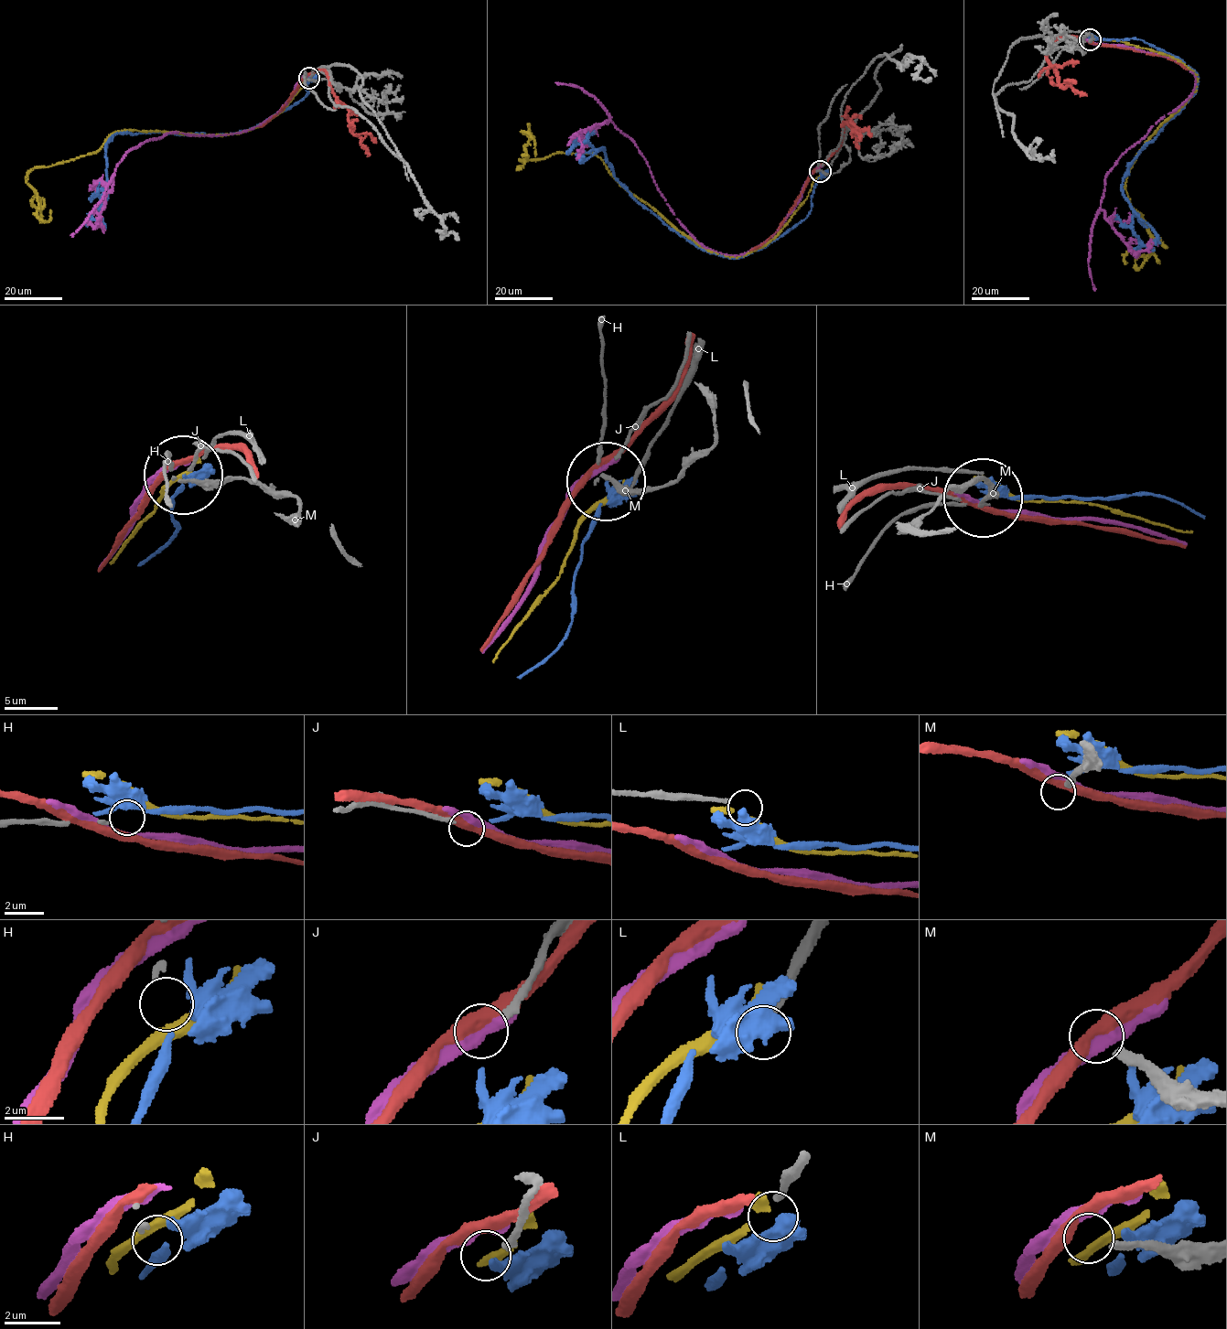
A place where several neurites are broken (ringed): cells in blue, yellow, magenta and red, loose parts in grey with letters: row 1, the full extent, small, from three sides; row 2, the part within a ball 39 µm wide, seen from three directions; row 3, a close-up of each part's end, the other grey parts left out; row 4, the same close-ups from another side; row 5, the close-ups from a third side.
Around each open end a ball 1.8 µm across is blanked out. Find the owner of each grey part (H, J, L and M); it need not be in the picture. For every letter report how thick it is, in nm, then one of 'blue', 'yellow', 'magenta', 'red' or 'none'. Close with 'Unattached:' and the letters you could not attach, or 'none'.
H: calibre 190 nm; none
J: calibre 240 nm; none
L: calibre 200 nm; none
M: calibre 280 nm; none
Unattached: H, J, L, M

